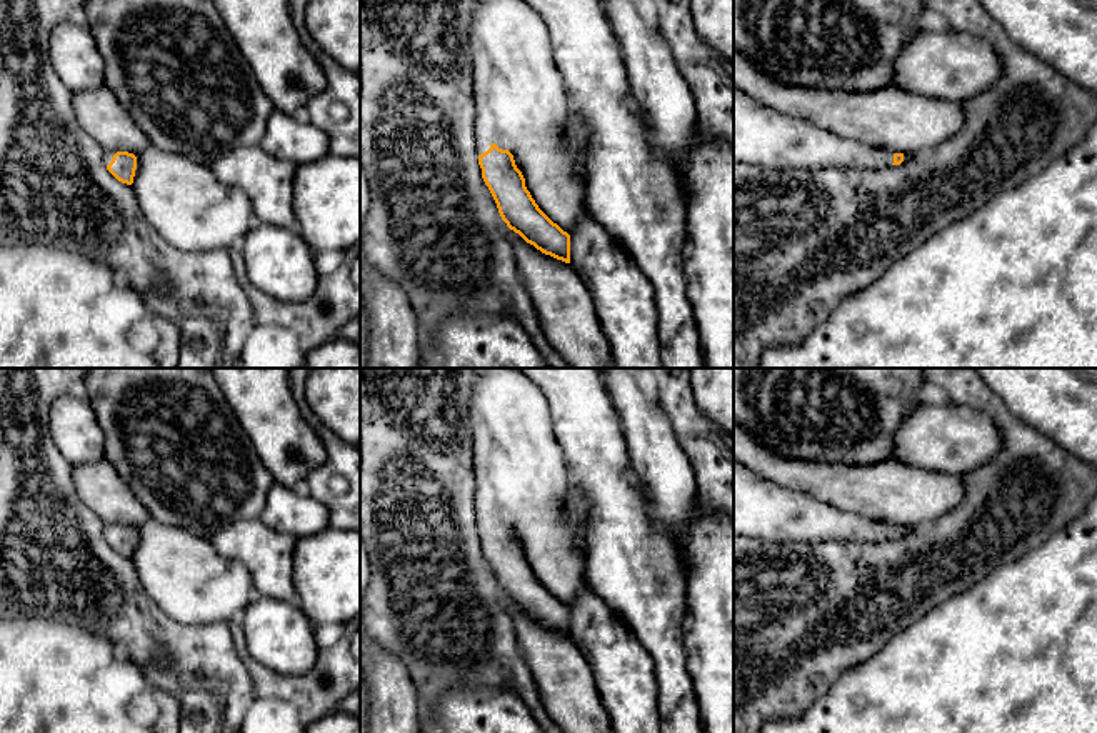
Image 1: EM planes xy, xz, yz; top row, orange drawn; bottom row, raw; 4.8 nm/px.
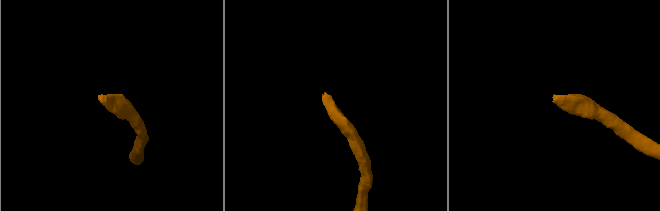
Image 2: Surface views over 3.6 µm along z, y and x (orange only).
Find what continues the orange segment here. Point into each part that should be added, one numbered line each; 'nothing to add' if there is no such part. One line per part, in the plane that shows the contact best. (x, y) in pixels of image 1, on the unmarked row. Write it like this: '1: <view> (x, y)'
1: xz (522, 478)

